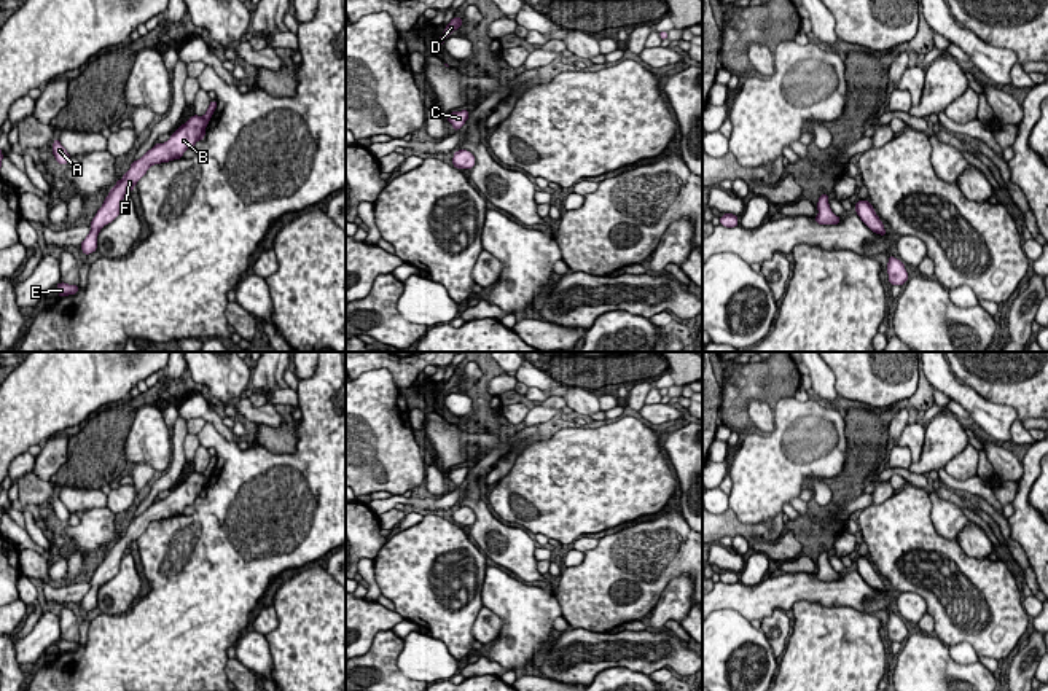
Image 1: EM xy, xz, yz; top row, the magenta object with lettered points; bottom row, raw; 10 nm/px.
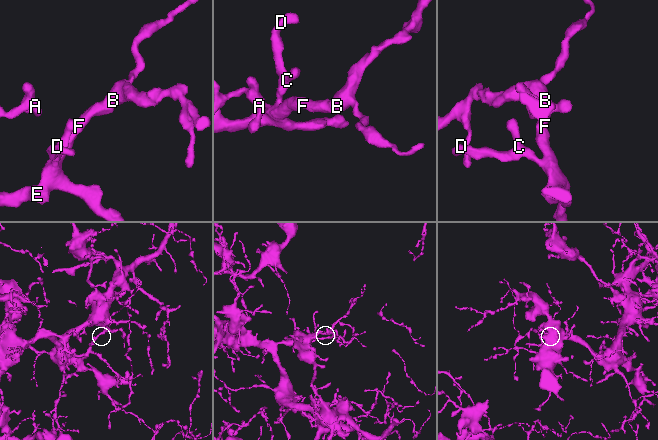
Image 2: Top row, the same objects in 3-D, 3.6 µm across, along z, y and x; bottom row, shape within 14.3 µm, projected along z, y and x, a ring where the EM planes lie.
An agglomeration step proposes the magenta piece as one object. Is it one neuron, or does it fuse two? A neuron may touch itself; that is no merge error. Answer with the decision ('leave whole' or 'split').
leave whole

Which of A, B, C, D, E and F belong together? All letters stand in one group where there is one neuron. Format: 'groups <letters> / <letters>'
groups A B C D E F

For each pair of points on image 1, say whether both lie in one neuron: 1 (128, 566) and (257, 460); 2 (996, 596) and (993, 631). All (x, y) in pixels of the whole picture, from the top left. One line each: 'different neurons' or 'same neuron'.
1: different neurons
2: same neuron

